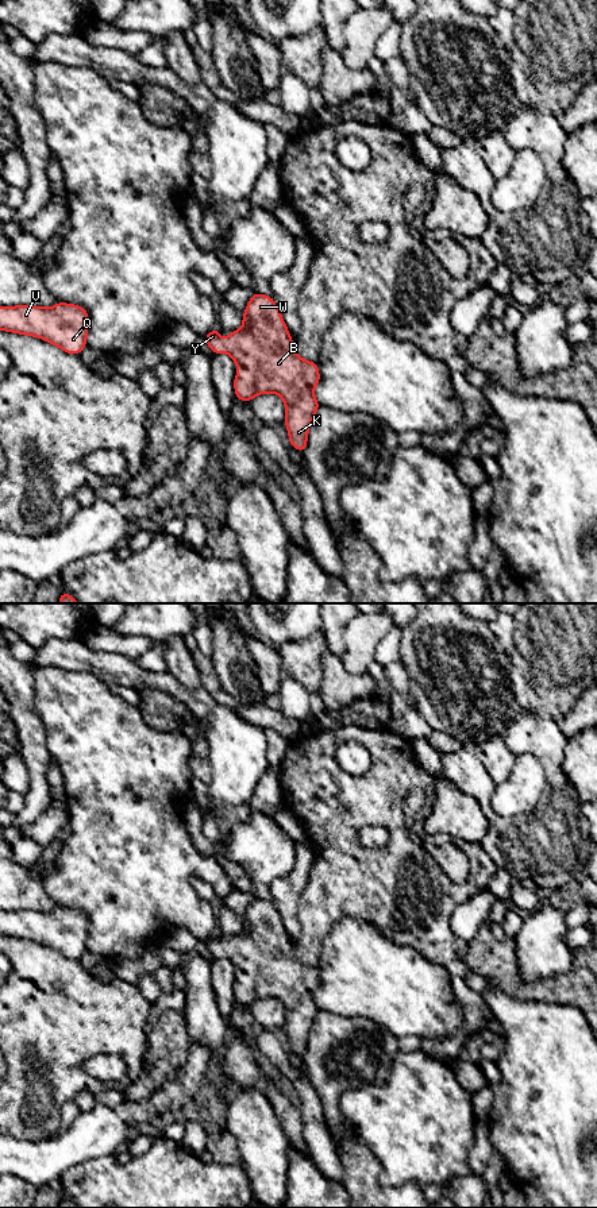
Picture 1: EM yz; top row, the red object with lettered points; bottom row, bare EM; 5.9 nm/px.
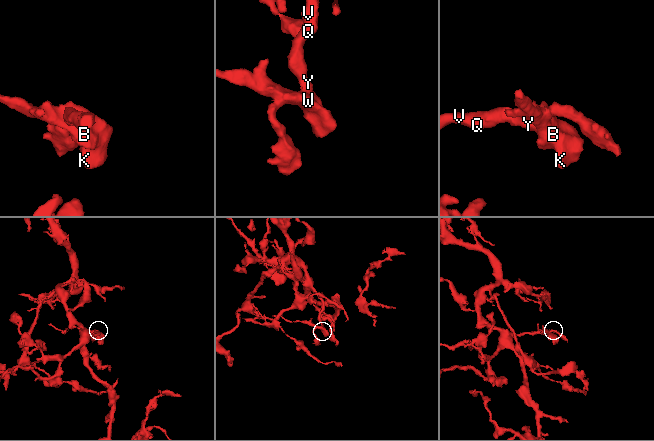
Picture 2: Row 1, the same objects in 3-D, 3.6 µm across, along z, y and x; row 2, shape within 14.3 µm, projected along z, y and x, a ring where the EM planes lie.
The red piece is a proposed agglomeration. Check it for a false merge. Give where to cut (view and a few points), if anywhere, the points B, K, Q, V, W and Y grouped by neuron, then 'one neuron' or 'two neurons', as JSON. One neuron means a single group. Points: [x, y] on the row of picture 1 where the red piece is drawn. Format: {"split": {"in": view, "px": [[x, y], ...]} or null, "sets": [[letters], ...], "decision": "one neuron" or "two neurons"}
{"split": null, "sets": [["B", "K", "Q", "V", "W", "Y"]], "decision": "one neuron"}

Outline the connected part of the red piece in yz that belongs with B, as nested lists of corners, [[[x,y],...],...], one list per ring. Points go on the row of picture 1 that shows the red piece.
[[[254,293],[242,316],[242,328],[231,332],[224,341],[219,335],[219,327],[204,336],[205,341],[213,354],[227,352],[236,363],[238,374],[234,386],[239,401],[250,402],[255,395],[265,393],[274,393],[282,398],[290,445],[304,452],[311,422],[320,406],[313,395],[313,389],[320,381],[317,364],[301,359],[293,351],[293,339],[270,296]]]

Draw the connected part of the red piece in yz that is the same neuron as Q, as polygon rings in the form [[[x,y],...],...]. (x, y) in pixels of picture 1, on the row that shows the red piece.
[[[63,302],[53,308],[0,306],[0,331],[36,336],[68,354],[78,355],[86,346],[88,312]]]

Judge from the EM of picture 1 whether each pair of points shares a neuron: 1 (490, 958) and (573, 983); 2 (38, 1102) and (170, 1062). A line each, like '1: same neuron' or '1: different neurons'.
1: same neuron
2: different neurons

